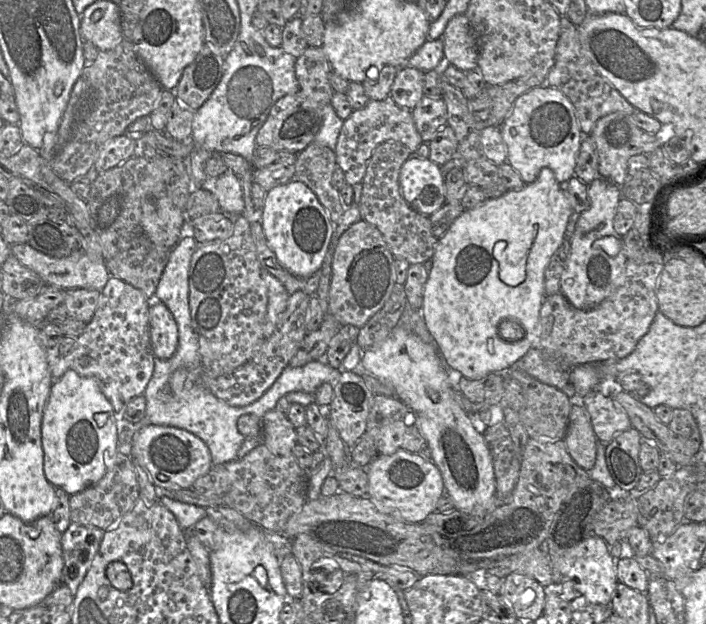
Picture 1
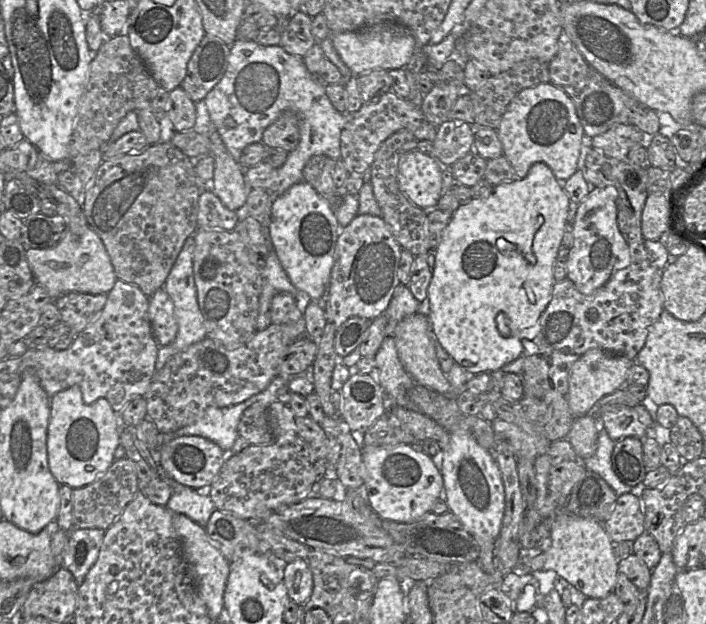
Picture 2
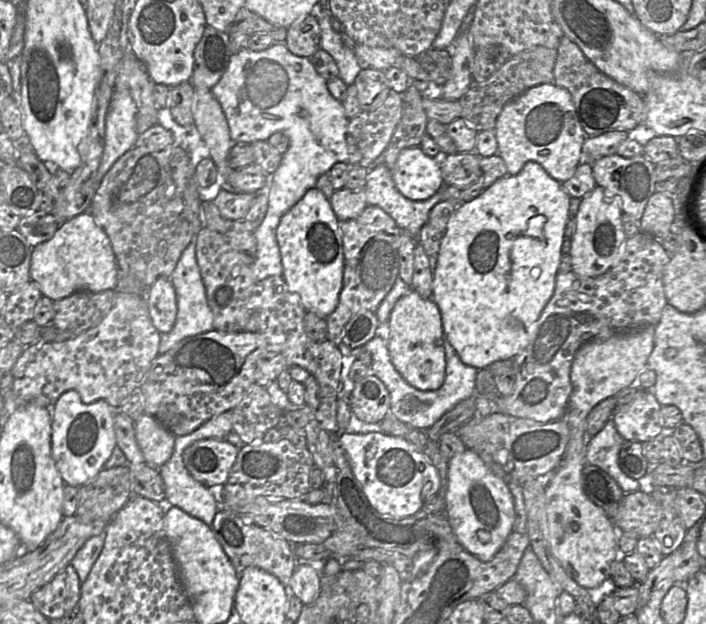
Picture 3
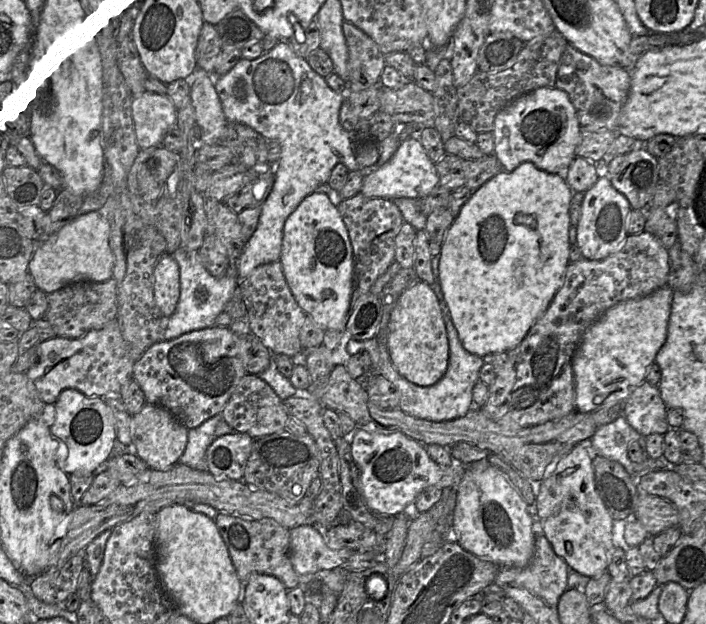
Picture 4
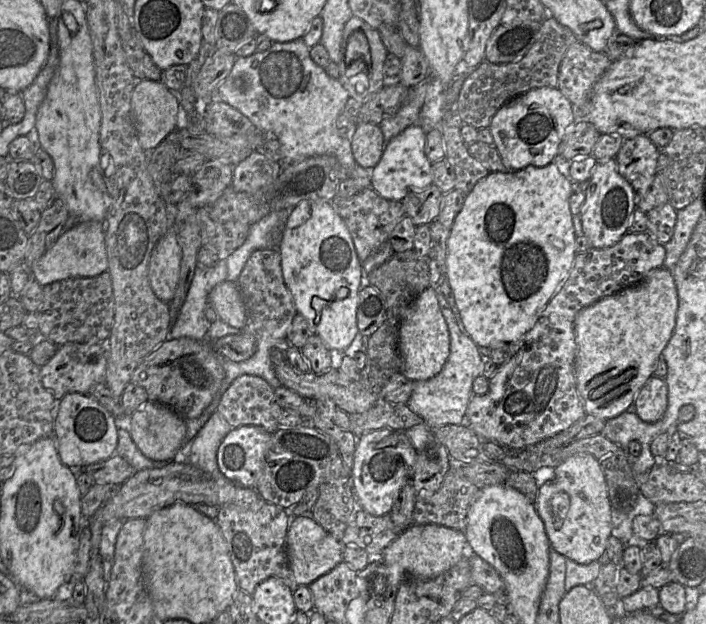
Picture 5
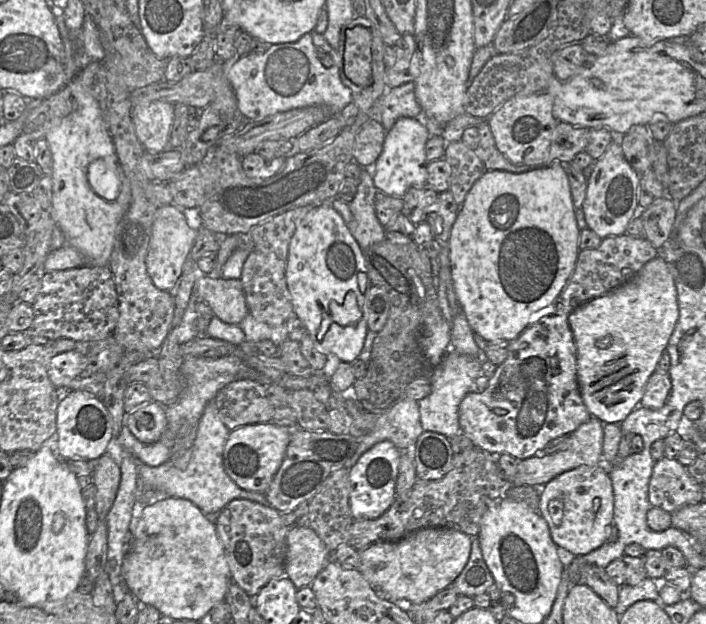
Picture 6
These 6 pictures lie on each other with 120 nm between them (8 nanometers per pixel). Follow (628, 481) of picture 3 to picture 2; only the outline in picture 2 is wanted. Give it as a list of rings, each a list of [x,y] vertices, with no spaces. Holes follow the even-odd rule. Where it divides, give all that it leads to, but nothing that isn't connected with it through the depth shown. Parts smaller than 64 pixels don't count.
[[[599,425],[597,449],[595,453],[584,459],[586,470],[593,471],[600,475],[609,486],[615,491],[617,496],[624,493],[631,493],[633,487],[623,483],[612,468],[611,456],[615,441]]]

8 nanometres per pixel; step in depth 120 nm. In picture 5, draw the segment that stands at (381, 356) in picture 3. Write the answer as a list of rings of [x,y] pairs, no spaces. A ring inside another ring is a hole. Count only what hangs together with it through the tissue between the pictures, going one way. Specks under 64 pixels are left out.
[[[455,319],[448,321],[447,326],[450,336],[450,354],[443,369],[429,380],[413,381],[412,394],[406,404],[430,429],[464,424],[468,404],[474,395],[473,381],[482,375],[484,369],[484,359],[479,352],[479,347],[469,335],[460,329]]]

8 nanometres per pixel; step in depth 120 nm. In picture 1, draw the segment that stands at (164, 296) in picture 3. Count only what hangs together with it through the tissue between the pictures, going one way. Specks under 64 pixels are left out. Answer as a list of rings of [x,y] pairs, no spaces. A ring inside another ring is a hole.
[[[151,301],[149,309],[149,333],[153,354],[159,359],[169,359],[178,346],[178,326],[165,304]]]

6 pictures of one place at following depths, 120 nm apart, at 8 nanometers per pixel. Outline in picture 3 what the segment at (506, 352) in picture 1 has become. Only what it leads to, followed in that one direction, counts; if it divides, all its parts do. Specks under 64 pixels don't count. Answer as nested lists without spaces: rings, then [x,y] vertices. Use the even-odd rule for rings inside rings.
[[[529,161],[517,175],[506,175],[498,179],[473,200],[457,206],[448,221],[441,241],[437,267],[433,275],[432,295],[433,301],[437,304],[441,313],[444,335],[465,365],[481,370],[487,368],[493,362],[514,359],[528,346],[533,333],[533,325],[539,319],[555,290],[570,199],[570,195],[563,189],[562,183],[553,179],[539,163]]]

